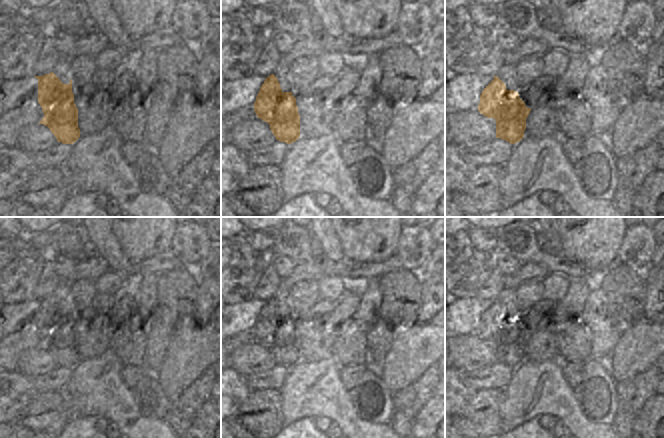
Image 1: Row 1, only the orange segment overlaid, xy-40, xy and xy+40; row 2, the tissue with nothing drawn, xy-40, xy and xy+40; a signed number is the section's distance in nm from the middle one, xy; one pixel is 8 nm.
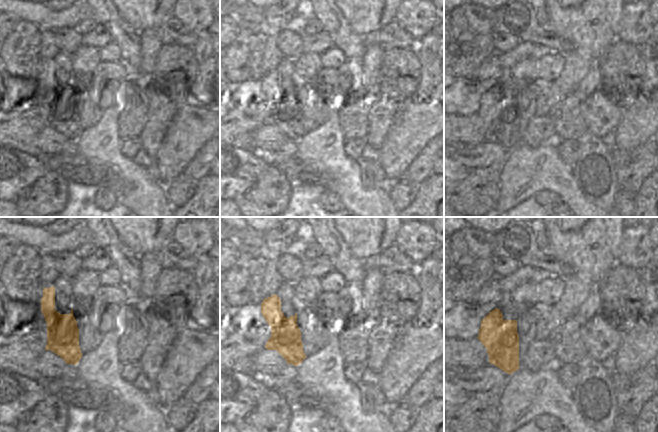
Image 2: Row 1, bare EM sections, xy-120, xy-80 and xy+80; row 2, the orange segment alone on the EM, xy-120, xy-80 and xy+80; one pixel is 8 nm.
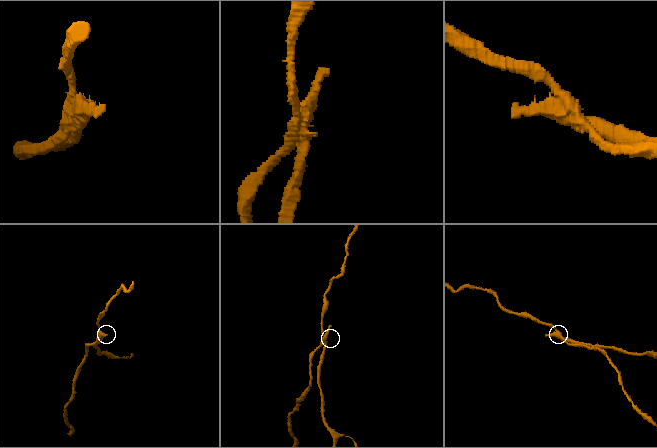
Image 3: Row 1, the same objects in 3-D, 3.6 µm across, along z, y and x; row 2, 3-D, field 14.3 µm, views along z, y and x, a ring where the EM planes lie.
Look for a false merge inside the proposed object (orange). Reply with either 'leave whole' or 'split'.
split

